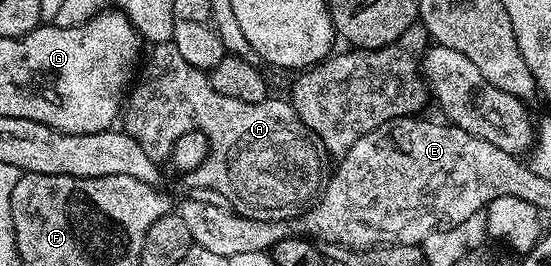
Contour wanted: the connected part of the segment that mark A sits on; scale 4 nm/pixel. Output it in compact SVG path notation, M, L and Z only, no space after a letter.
M158 43L151 49L154 50L142 74L139 77L137 74L124 105L125 133L144 147L145 154L162 163L165 157L167 160L173 154L174 144L180 135L199 129L210 141L210 154L200 168L189 174L191 186L220 191L220 195L228 199L230 208L245 217L285 221L288 217L299 217L321 197L328 180L328 154L322 140L298 118L289 100L245 102L229 98L216 91L209 76L203 70L192 67L173 43Z

